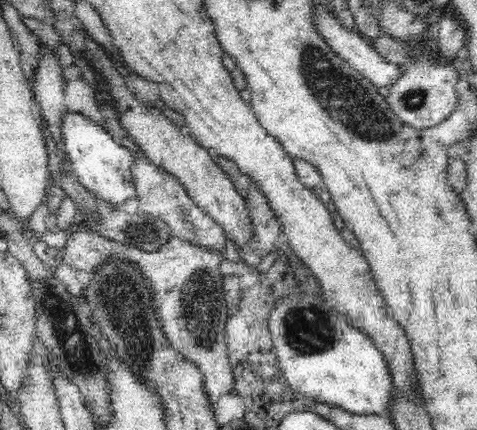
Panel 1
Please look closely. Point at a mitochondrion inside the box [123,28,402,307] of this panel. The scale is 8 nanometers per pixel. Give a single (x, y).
(350, 103)

